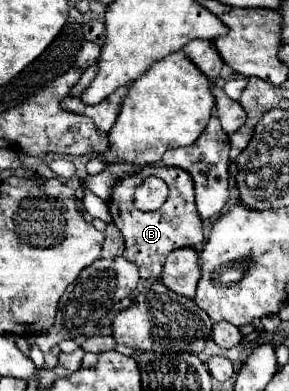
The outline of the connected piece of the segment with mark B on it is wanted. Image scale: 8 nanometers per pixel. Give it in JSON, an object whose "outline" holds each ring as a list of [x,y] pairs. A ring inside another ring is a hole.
{"outline":[[[145,166],[141,168],[141,172],[131,174],[131,176],[123,176],[121,180],[117,180],[117,184],[113,186],[111,192],[111,200],[109,200],[109,212],[111,212],[111,220],[113,224],[121,230],[123,240],[125,240],[125,252],[123,256],[137,264],[139,276],[147,278],[147,280],[157,280],[163,272],[165,266],[165,258],[169,252],[177,250],[177,248],[203,248],[203,228],[201,228],[201,216],[195,208],[195,200],[193,200],[193,180],[191,176],[181,170],[181,168],[169,168],[169,166]],[[147,176],[157,176],[161,178],[167,186],[169,186],[169,198],[165,200],[165,204],[155,210],[155,212],[139,212],[133,206],[133,190],[139,186],[139,182],[143,182]]]}

